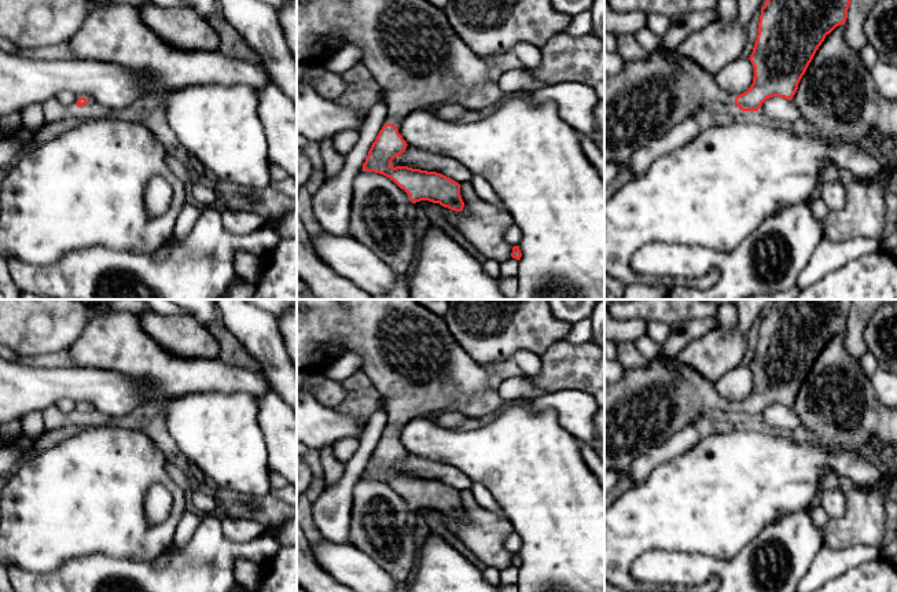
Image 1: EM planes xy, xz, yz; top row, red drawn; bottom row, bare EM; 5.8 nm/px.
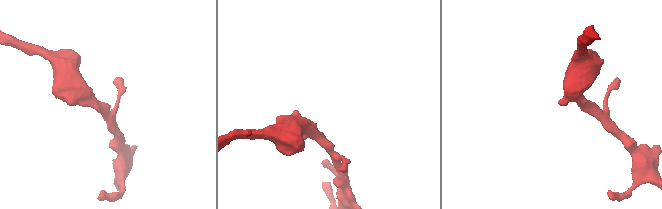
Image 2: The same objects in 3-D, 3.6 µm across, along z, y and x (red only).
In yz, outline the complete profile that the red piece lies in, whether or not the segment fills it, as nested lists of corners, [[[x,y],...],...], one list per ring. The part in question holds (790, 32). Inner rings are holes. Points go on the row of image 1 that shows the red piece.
[[[767,0],[761,8],[758,34],[750,55],[754,67],[754,78],[750,88],[734,98],[725,92],[716,77],[701,69],[691,59],[677,51],[670,52],[663,45],[648,52],[644,60],[626,62],[617,74],[604,73],[604,162],[629,165],[632,157],[650,141],[663,136],[696,111],[705,107],[731,109],[736,106],[742,111],[758,111],[762,103],[773,96],[791,100],[798,84],[812,62],[816,51],[837,26],[845,25],[850,0]]]

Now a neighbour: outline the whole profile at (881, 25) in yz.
[[[876,0],[864,23],[865,41],[879,58],[897,63],[897,0]]]

